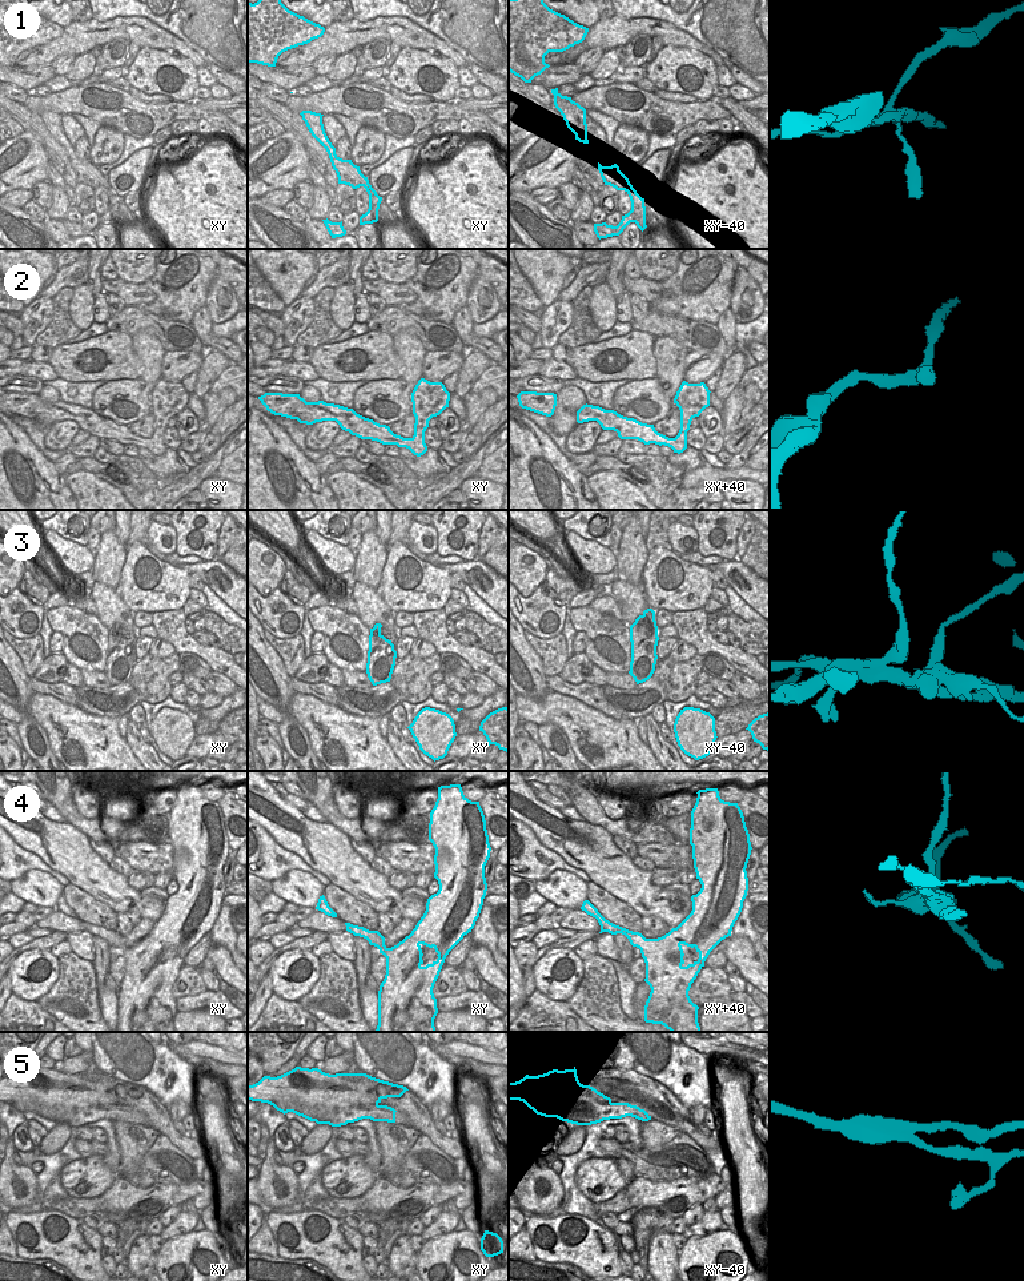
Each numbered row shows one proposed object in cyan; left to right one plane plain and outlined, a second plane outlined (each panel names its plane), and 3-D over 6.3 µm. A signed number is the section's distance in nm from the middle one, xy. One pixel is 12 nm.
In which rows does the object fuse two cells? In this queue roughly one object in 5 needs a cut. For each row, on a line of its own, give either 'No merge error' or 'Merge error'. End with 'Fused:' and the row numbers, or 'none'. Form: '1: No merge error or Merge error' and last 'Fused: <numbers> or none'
1: Merge error
2: No merge error
3: Merge error
4: No merge error
5: Merge error
Fused: 1, 3, 5

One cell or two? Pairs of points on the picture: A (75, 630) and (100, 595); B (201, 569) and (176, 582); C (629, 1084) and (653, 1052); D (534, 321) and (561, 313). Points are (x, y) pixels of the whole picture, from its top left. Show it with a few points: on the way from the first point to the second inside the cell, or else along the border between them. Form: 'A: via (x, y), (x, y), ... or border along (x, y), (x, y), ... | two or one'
A: border along (95, 615), (108, 630) | two
B: border along (175, 565), (189, 574) | two
C: border along (614, 1068), (646, 1075), (666, 1087) | two
D: border along (541, 317), (541, 329), (538, 332) | two

